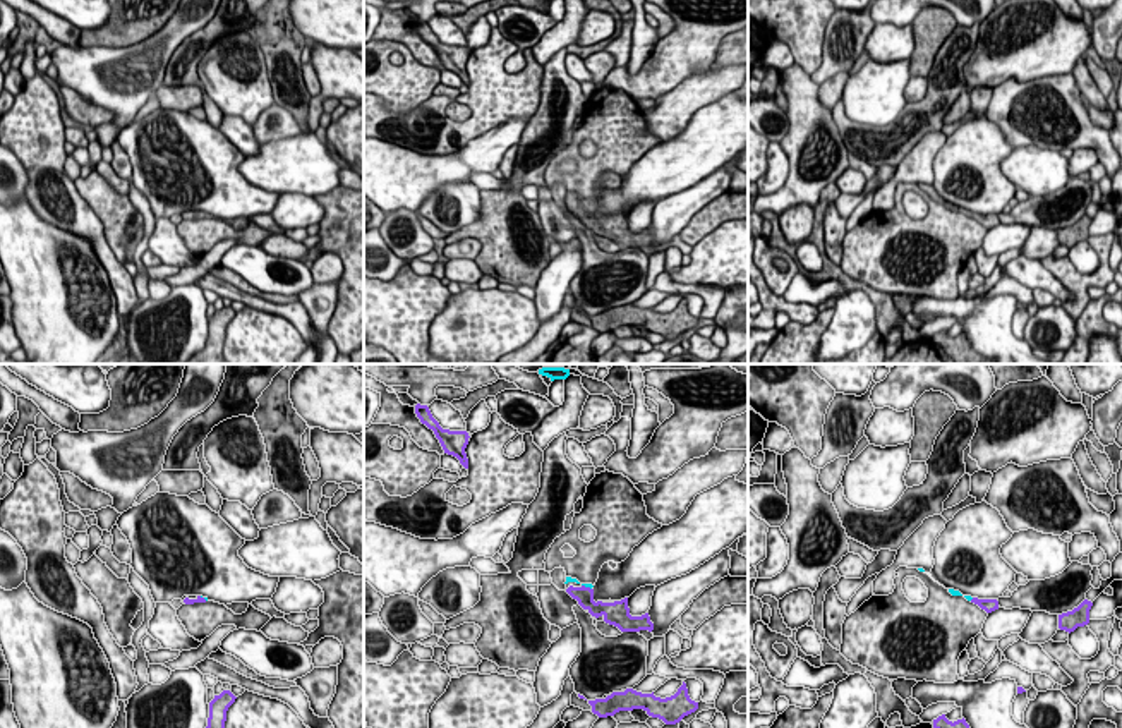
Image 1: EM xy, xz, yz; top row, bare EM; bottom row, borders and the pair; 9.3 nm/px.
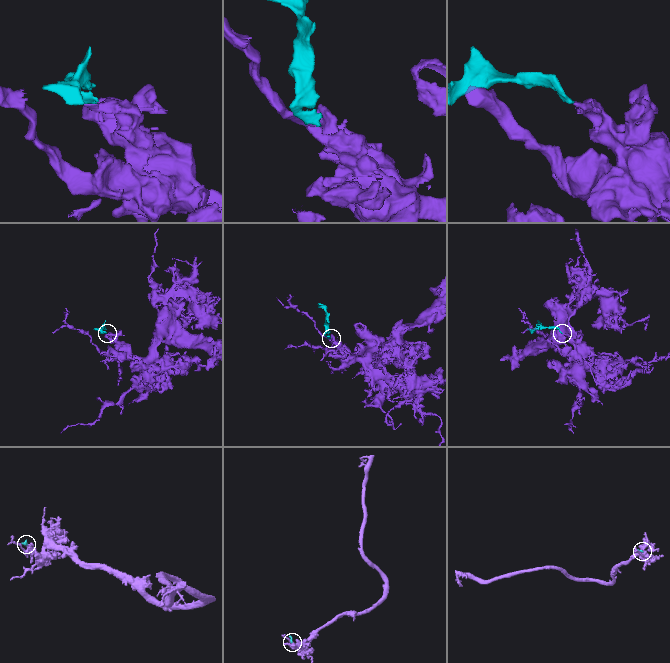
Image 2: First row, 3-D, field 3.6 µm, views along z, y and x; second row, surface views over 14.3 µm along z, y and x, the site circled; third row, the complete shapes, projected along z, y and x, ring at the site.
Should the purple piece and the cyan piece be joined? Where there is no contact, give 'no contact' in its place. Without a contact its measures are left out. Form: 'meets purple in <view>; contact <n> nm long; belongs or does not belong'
meets purple in xz; contact 110 nm long; belongs

